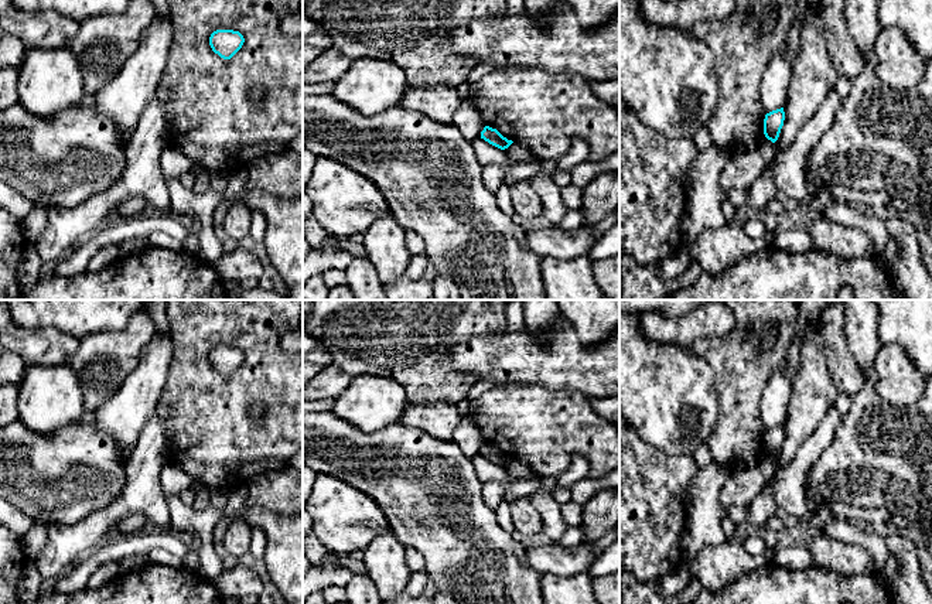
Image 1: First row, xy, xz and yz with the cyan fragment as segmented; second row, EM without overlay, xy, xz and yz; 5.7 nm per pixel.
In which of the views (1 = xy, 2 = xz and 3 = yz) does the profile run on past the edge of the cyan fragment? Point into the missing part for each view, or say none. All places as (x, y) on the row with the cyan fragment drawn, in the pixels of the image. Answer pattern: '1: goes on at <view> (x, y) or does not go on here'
1: does not go on here
2: does not go on here
3: does not go on here

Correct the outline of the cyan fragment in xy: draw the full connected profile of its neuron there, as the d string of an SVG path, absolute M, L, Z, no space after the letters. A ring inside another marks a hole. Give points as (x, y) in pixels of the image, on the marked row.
M216 30L209 37L209 45L223 59L231 59L243 45L245 38L239 31Z

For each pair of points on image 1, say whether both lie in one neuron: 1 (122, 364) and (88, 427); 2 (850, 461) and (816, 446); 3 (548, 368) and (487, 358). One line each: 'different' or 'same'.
1: different
2: different
3: same

